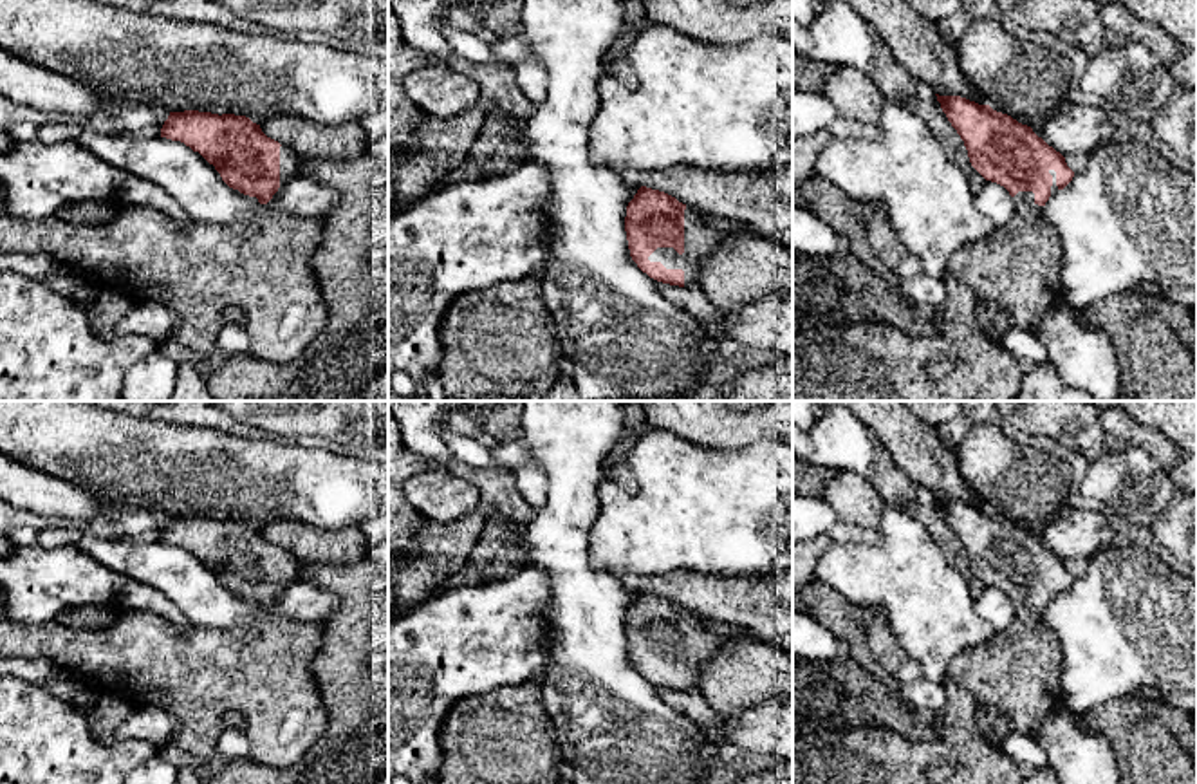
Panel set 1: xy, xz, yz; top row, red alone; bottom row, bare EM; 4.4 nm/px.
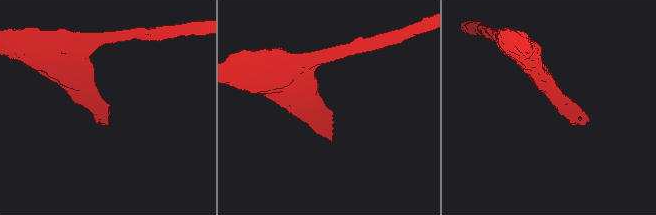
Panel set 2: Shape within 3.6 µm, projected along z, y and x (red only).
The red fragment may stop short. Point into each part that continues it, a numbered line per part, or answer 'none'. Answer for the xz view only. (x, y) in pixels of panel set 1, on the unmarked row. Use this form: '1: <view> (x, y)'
1: xz (701, 642)

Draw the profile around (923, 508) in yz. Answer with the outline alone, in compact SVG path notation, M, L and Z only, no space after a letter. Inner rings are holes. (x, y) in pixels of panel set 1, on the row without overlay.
M917 488L906 511L932 535L948 562L964 576L973 598L979 598L986 583L971 571L964 546L942 517L935 497Z

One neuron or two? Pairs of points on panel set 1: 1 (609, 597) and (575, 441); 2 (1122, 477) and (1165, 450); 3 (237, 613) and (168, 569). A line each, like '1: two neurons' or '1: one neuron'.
1: one neuron
2: two neurons
3: one neuron

